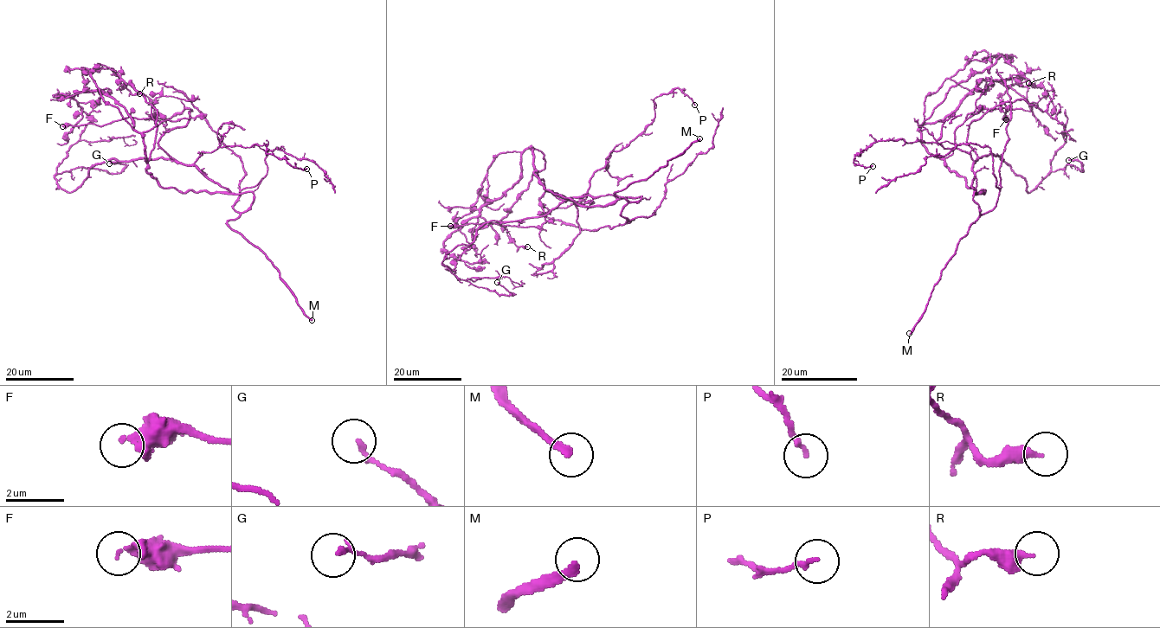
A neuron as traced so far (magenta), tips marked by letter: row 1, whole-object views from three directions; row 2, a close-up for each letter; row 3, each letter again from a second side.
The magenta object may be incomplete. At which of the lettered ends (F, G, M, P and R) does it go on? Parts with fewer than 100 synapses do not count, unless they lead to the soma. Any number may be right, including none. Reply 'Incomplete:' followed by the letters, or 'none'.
Incomplete: M

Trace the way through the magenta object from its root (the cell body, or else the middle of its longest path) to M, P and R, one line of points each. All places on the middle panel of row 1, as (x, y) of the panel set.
M: (608, 205), (621, 198), (641, 195), (639, 201), (628, 201), (615, 193), (634, 182), (646, 180), (699, 138)
P: (608, 205), (616, 199), (613, 195), (582, 195), (606, 157), (653, 121), (654, 99), (677, 87), (694, 105)
R: (608, 205), (581, 206), (546, 189), (530, 148), (544, 155), (545, 167), (499, 221), (518, 247), (527, 246)

